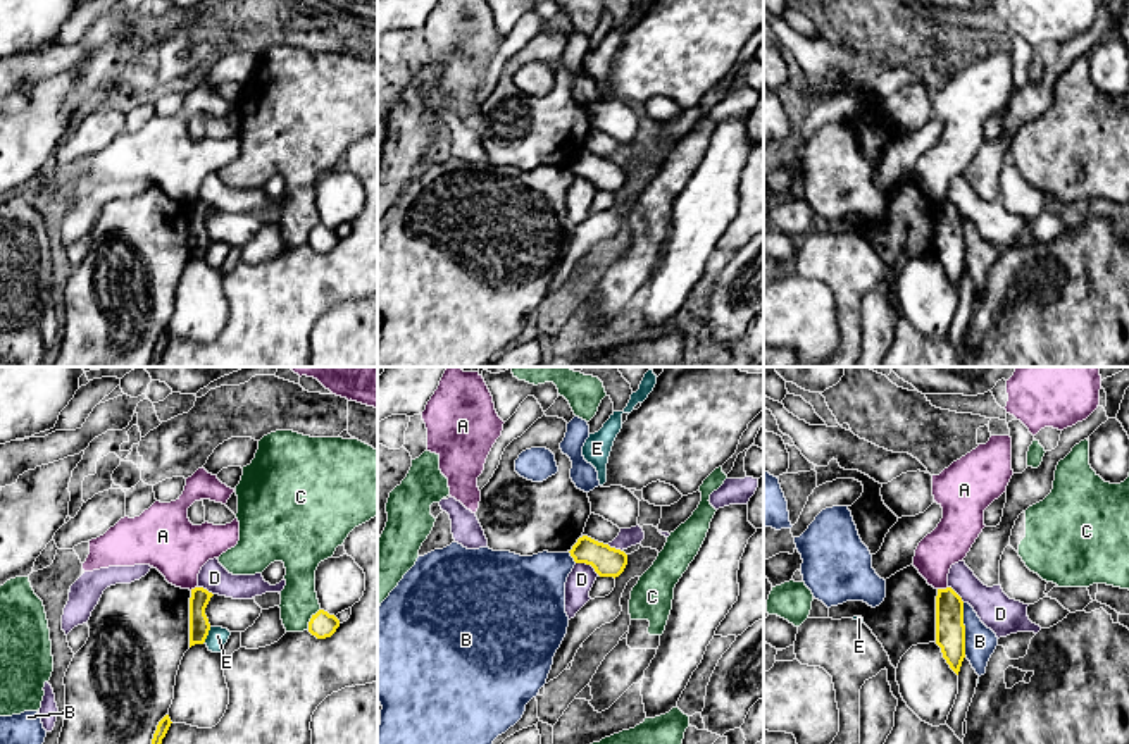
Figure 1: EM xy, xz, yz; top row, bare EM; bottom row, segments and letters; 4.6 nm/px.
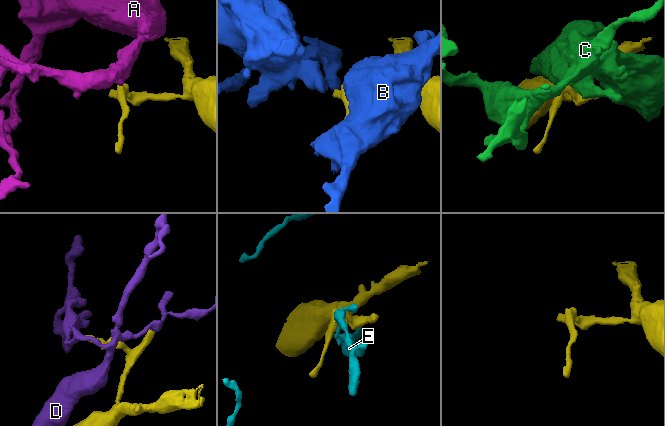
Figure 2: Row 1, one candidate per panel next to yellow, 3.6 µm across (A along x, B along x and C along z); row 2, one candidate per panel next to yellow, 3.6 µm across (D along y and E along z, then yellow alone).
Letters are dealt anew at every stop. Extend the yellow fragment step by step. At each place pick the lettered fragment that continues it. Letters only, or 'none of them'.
none of them

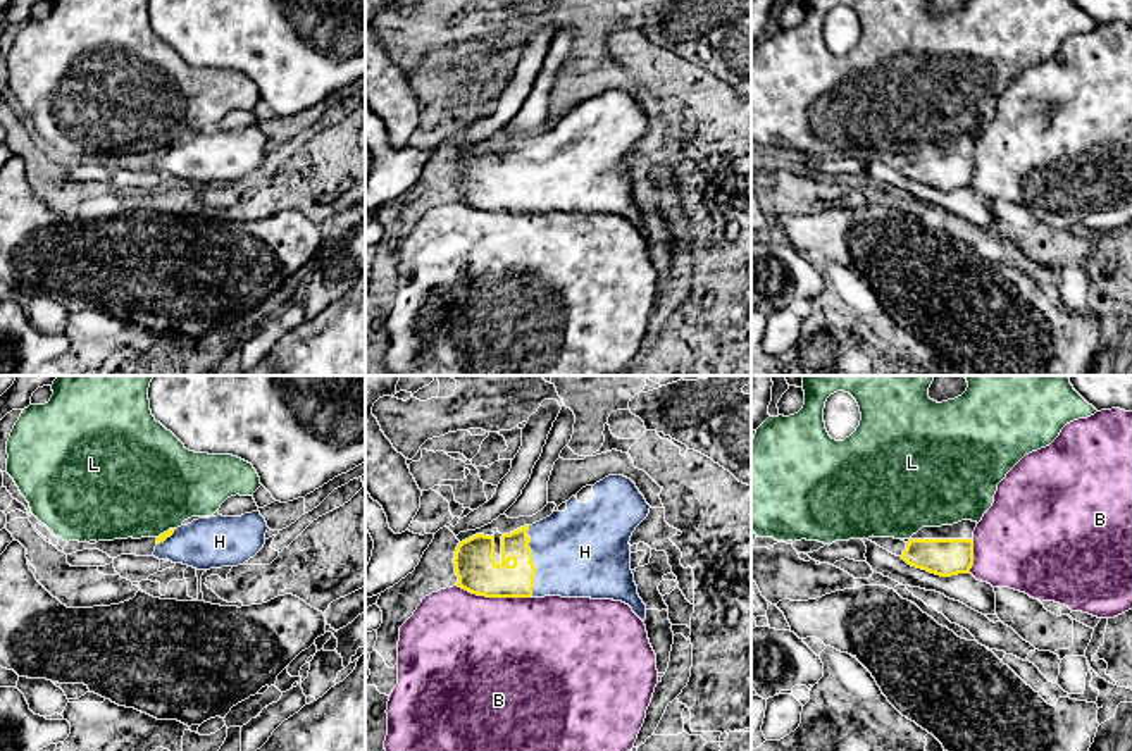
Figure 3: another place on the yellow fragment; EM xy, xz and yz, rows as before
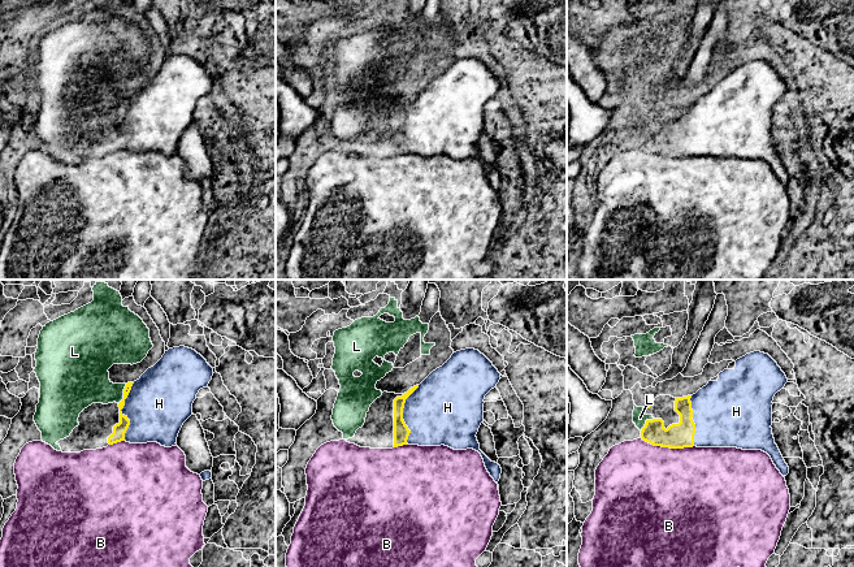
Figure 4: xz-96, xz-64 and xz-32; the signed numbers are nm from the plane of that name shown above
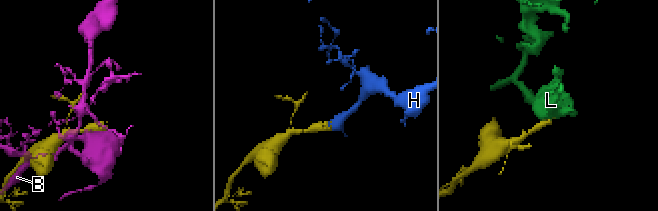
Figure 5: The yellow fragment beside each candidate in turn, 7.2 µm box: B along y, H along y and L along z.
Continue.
H

